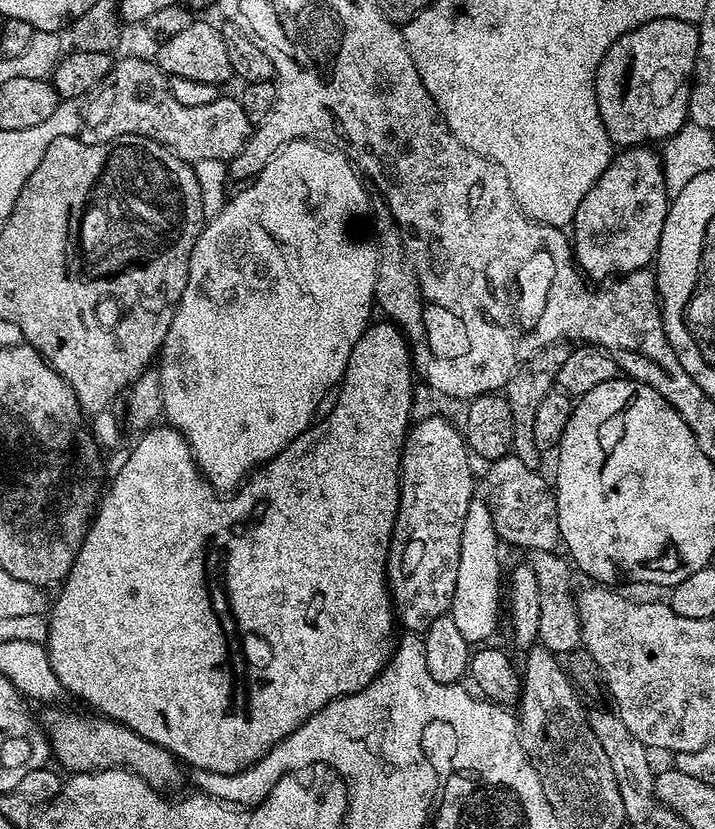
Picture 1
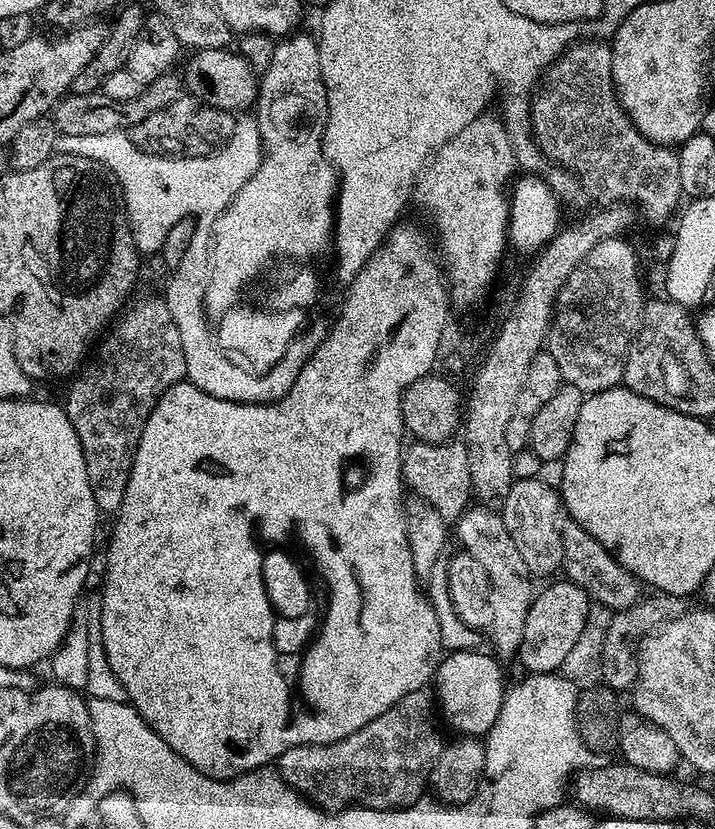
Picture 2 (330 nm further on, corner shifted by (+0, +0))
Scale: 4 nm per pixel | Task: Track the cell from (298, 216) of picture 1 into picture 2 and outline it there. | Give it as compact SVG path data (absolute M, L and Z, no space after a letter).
M297 30L276 44L270 66L258 80L254 119L260 135L260 147L264 156L258 170L244 183L238 198L225 208L212 224L210 247L216 261L216 277L212 283L207 307L223 310L234 300L236 287L244 284L271 252L292 252L292 256L308 256L308 252L325 251L334 236L334 201L338 196L338 177L329 157L324 154L324 114L328 99L320 77L320 46L315 35L307 36Z

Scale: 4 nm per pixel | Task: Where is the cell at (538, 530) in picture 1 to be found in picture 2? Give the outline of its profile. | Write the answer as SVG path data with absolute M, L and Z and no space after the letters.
M571 522L565 523L560 529L560 537L562 538L563 575L588 593L593 601L604 603L610 609L619 610L629 608L631 604L635 604L637 600L641 599L640 581L635 576L631 576L593 536L586 534L586 530L582 530L582 526Z

